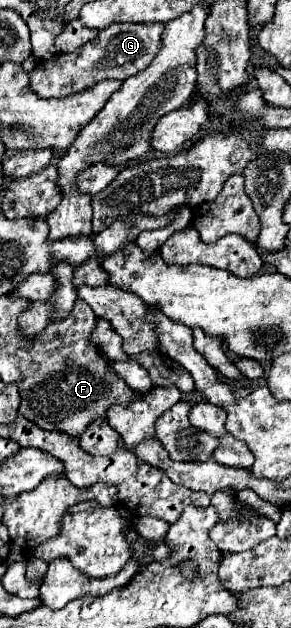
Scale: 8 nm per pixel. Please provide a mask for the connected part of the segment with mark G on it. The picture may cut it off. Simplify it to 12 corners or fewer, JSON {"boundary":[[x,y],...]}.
{"boundary":[[121,23],[29,73],[43,99],[145,71],[163,23]]}

